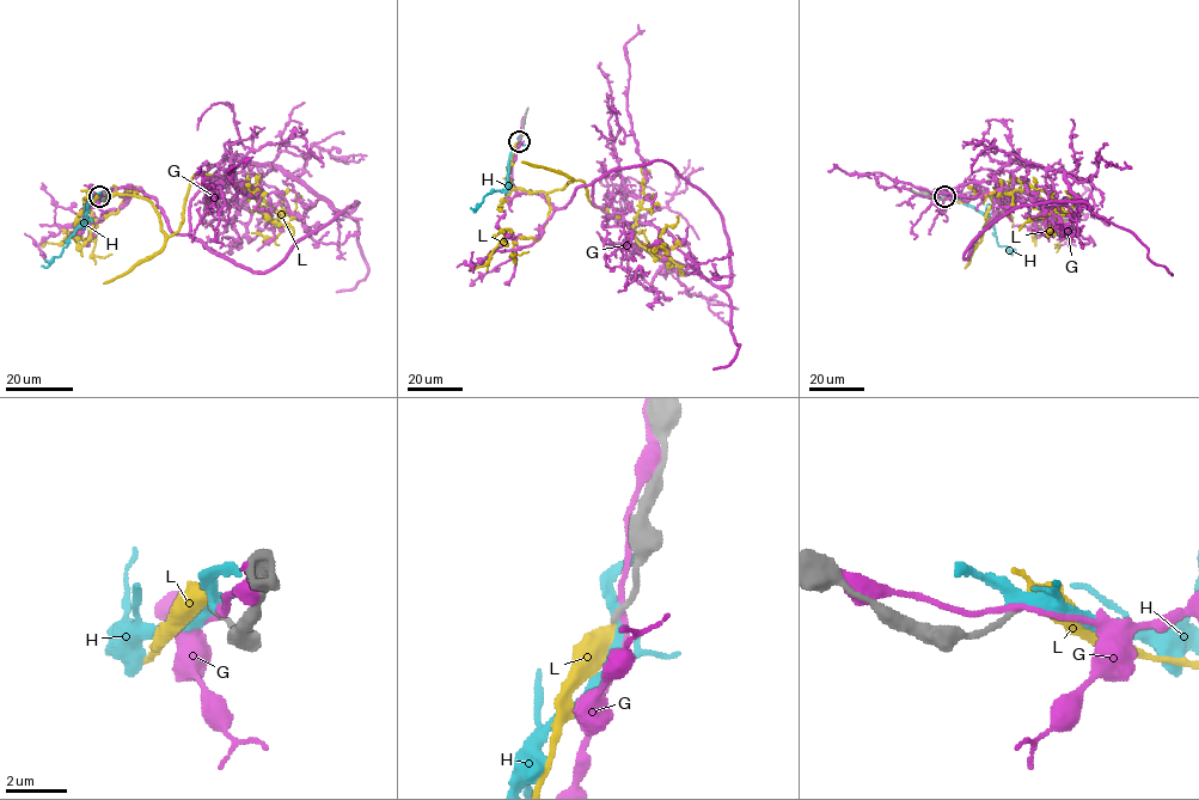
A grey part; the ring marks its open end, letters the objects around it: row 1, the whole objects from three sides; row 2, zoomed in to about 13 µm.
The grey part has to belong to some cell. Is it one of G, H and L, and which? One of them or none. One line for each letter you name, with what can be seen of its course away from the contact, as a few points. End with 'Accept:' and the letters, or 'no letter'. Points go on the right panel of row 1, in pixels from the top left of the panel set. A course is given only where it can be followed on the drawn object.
L: via (944, 196), (964, 201), (982, 191), (995, 194), (984, 228), (1011, 177), (1059, 203), (1019, 231)
Accept: L

